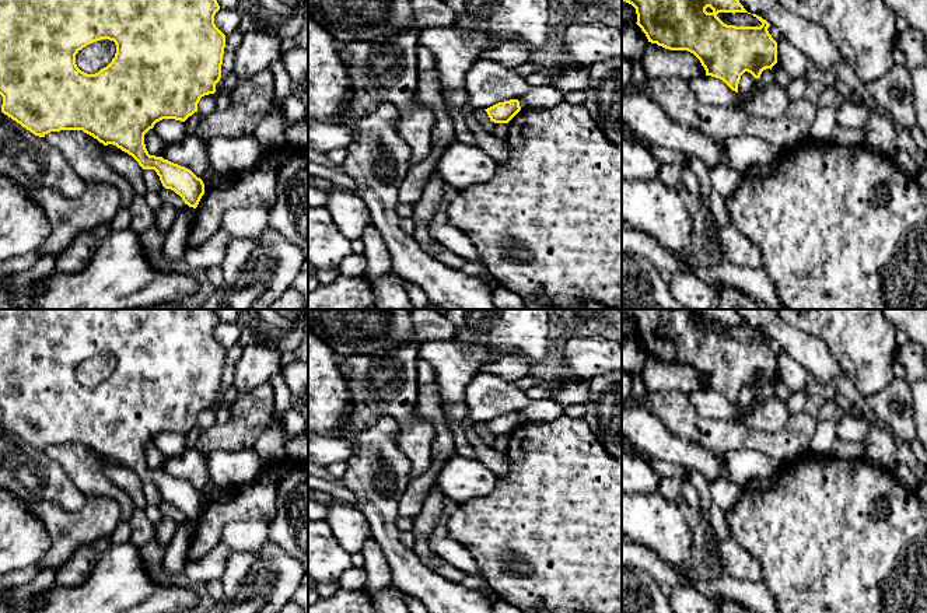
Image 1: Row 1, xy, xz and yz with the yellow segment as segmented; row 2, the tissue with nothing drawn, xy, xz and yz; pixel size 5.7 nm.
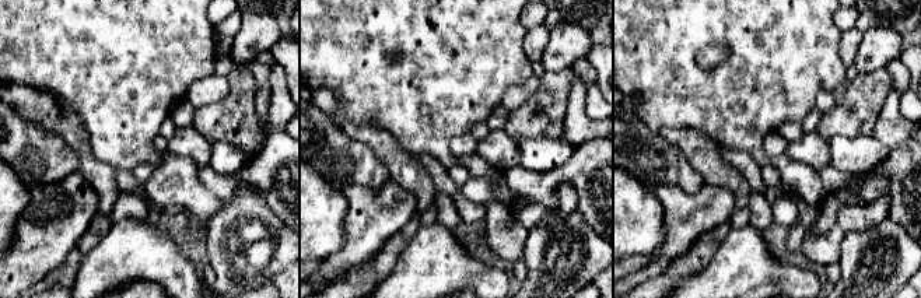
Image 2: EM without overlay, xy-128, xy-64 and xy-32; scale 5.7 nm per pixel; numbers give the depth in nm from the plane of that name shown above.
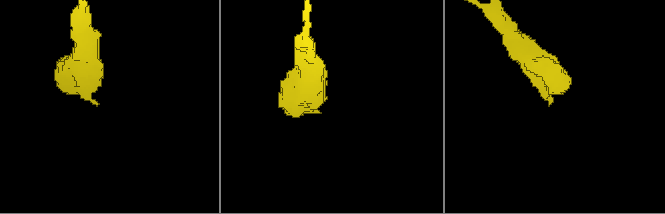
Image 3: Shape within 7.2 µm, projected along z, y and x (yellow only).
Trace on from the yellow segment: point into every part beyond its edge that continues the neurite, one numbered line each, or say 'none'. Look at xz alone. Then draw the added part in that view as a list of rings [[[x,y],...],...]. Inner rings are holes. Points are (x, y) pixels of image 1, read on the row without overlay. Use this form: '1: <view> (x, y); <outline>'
none

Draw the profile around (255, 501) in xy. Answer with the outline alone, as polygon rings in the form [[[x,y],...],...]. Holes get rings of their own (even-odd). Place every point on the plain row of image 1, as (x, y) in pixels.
[[[269,463],[253,481],[223,490],[214,500],[204,500],[190,539],[188,558],[197,560],[209,554],[221,542],[224,528],[235,521],[265,521],[272,523],[276,516],[276,493],[280,476],[279,463]]]

